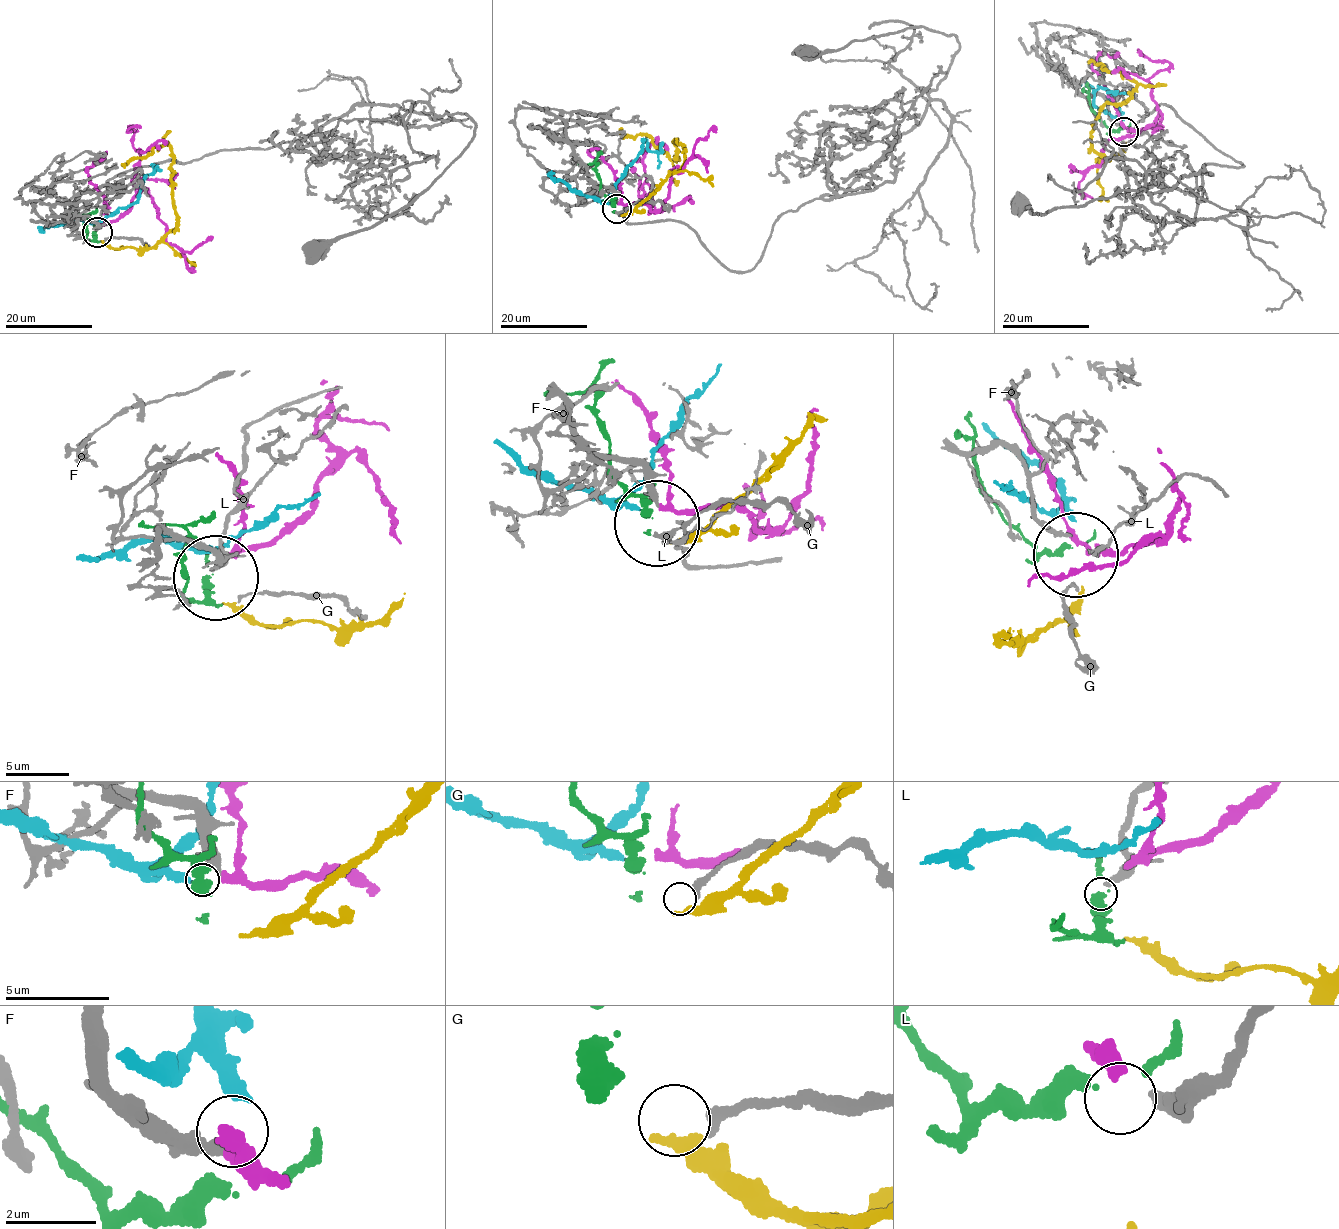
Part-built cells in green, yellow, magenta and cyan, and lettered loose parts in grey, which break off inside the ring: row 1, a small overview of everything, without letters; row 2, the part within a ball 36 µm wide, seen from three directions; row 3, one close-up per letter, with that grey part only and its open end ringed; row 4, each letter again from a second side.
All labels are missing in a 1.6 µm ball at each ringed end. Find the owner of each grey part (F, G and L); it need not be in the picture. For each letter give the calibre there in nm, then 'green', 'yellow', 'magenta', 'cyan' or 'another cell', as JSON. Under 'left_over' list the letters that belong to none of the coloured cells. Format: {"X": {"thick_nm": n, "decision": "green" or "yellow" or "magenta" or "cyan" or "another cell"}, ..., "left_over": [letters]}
{"F": {"thick_nm": 280, "decision": "another cell"}, "G": {"thick_nm": 240, "decision": "another cell"}, "L": {"thick_nm": 360, "decision": "another cell"}, "left_over": ["F", "G", "L"]}

